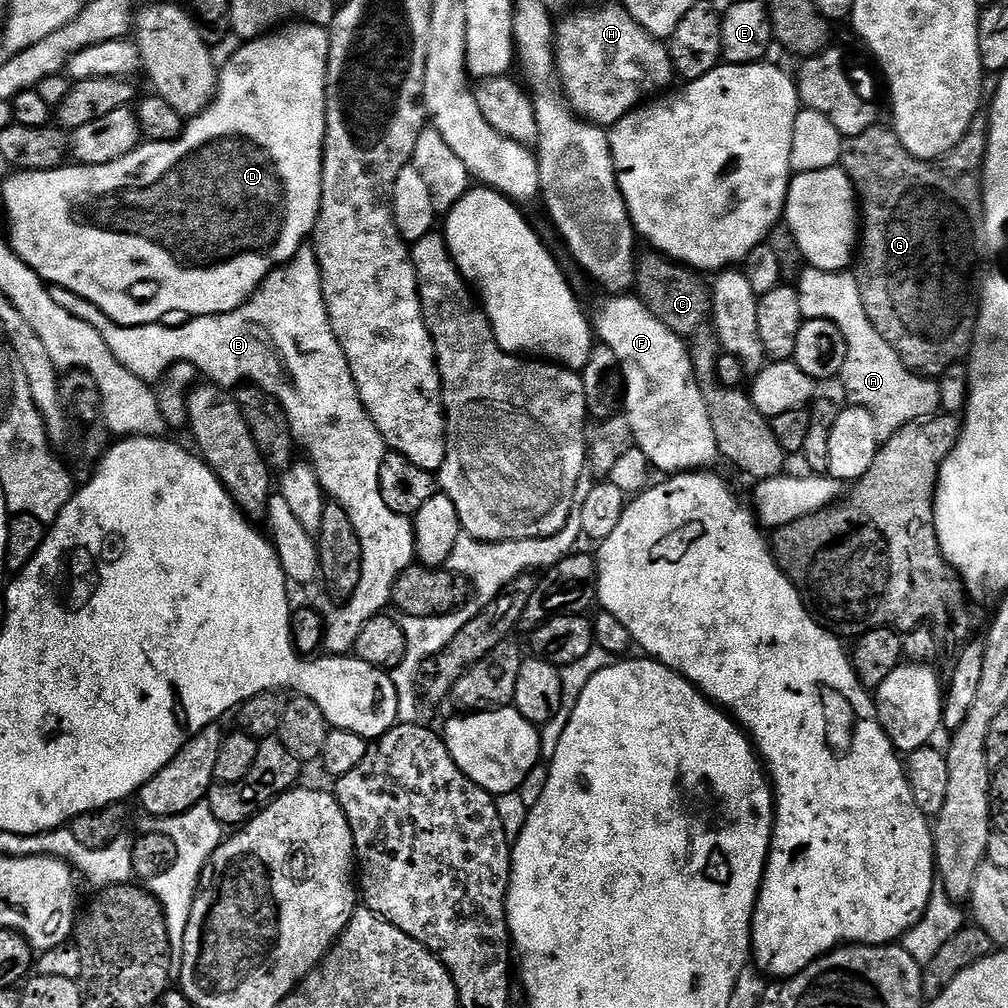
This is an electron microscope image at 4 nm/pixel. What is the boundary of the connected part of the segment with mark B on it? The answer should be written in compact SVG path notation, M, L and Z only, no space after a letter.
M305 242L292 260L269 273L260 283L259 290L252 295L252 299L238 306L238 310L230 310L221 316L197 316L184 322L181 328L167 328L169 325L164 322L127 328L106 318L106 314L102 314L98 306L86 302L86 298L78 298L78 294L70 290L53 287L52 297L54 302L58 302L58 306L62 306L62 310L70 310L70 314L90 322L90 326L94 326L94 330L102 334L106 346L110 346L114 358L138 378L149 382L159 381L161 374L169 366L185 360L196 367L201 377L219 384L225 390L251 382L276 397L288 416L292 436L302 452L308 455L305 456L307 463L316 472L320 487L335 503L344 507L346 514L350 514L350 522L354 522L354 530L362 546L362 578L358 586L343 601L344 609L341 612L323 613L323 651L329 656L349 655L355 649L358 634L362 634L362 626L366 626L370 618L381 615L387 609L384 607L392 604L396 579L406 569L413 567L416 560L416 529L409 517L394 514L394 510L390 510L390 506L382 502L378 470L382 466L386 445L378 426L374 426L370 414L364 409L346 354L338 338L332 334L332 320L324 305L322 274L316 249L311 243Z

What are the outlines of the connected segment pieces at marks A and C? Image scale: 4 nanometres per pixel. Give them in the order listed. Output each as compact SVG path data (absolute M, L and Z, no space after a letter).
M808 266L799 273L799 280L798 291L804 319L829 320L838 326L846 342L846 362L839 379L844 380L844 388L852 399L849 401L870 414L881 441L889 440L902 426L915 420L926 420L941 411L939 383L905 366L886 338L874 330L862 306L860 287L851 271L827 272Z
M641 251L636 258L635 295L674 334L681 338L692 338L709 323L712 314L712 294L701 273L677 264L662 252Z

